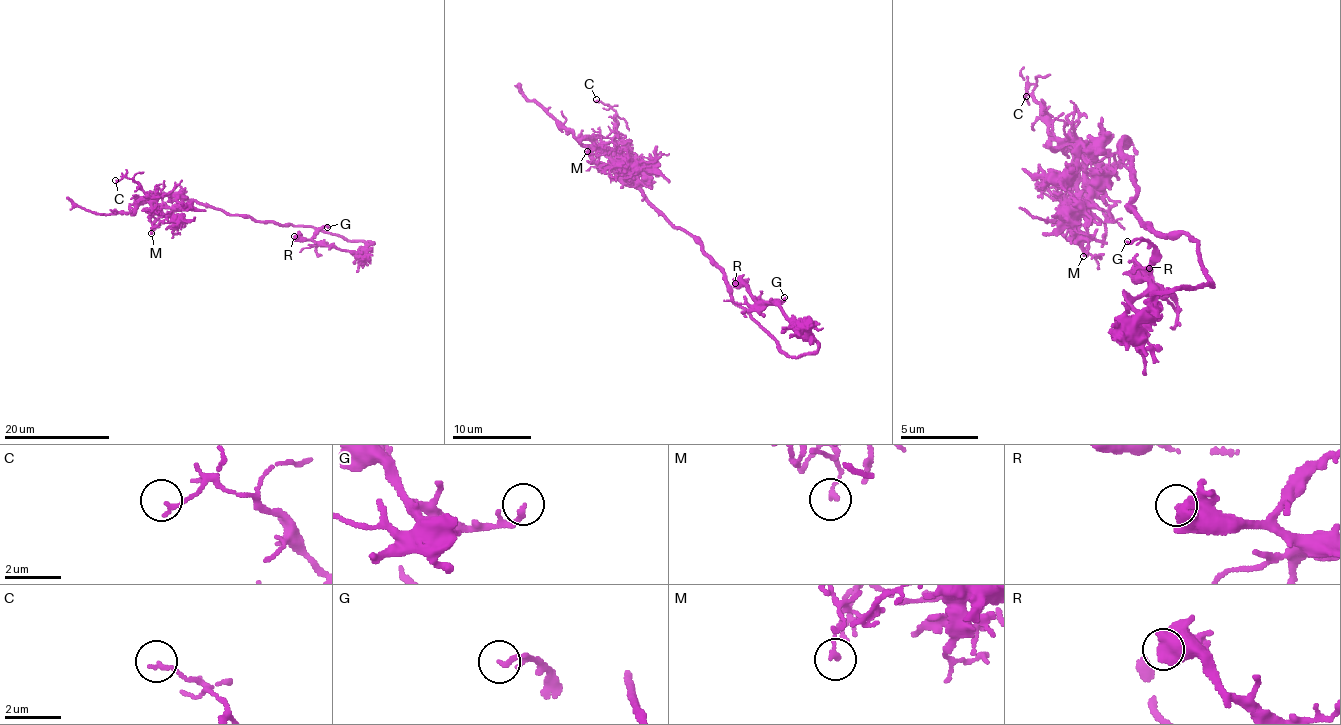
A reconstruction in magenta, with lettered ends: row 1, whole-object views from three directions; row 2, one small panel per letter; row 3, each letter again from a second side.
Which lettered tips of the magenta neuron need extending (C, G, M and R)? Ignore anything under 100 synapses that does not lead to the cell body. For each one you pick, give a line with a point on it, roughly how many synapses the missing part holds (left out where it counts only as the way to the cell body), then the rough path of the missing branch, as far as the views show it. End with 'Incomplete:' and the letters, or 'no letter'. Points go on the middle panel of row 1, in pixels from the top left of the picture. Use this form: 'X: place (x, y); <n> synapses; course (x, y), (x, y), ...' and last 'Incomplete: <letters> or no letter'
Incomplete: no letter

